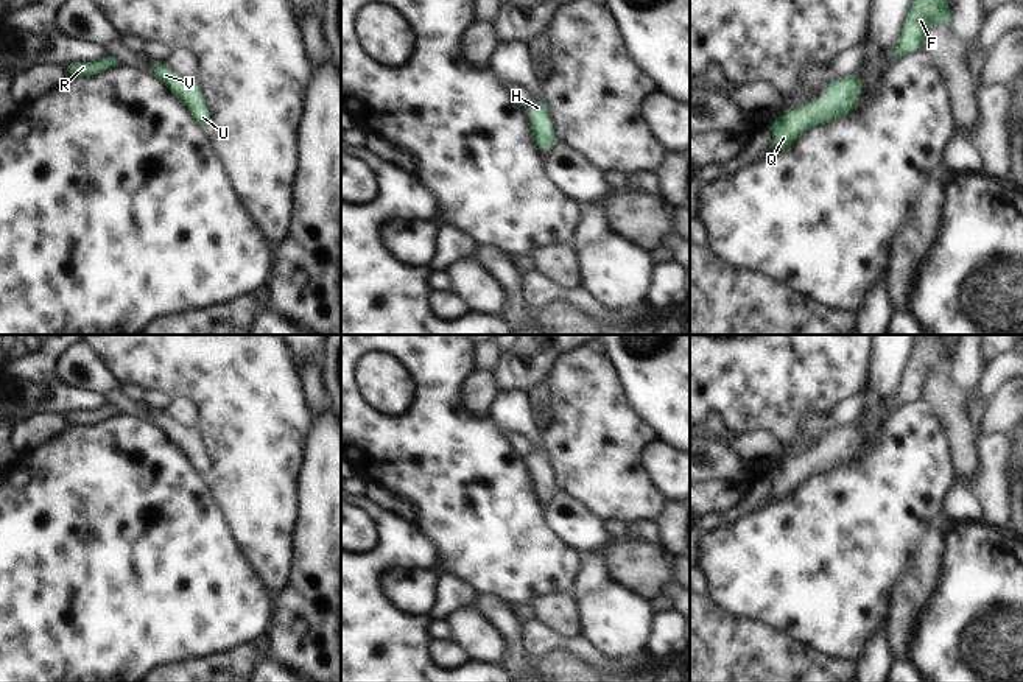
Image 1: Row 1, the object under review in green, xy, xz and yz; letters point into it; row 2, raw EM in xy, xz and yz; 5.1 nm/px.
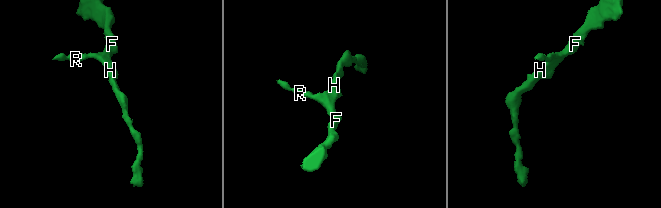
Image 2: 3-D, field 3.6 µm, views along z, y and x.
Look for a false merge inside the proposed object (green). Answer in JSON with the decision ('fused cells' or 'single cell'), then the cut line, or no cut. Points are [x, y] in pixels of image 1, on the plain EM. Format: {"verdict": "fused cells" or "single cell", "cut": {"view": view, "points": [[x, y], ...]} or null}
{"verdict": "single cell", "cut": null}

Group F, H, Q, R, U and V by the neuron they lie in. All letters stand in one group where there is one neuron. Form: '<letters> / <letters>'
F H Q R U V

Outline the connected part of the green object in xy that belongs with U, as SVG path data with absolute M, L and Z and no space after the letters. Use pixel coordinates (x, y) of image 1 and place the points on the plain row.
M163 410L153 411L154 424L165 436L187 455L193 469L204 478L210 476L212 462L209 455L201 448L201 434L196 428L182 427L171 420Z

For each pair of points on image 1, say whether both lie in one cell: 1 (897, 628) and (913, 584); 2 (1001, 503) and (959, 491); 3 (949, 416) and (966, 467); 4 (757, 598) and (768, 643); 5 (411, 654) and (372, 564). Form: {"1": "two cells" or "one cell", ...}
{"1": "one cell", "2": "two cells", "3": "one cell", "4": "two cells", "5": "one cell"}

